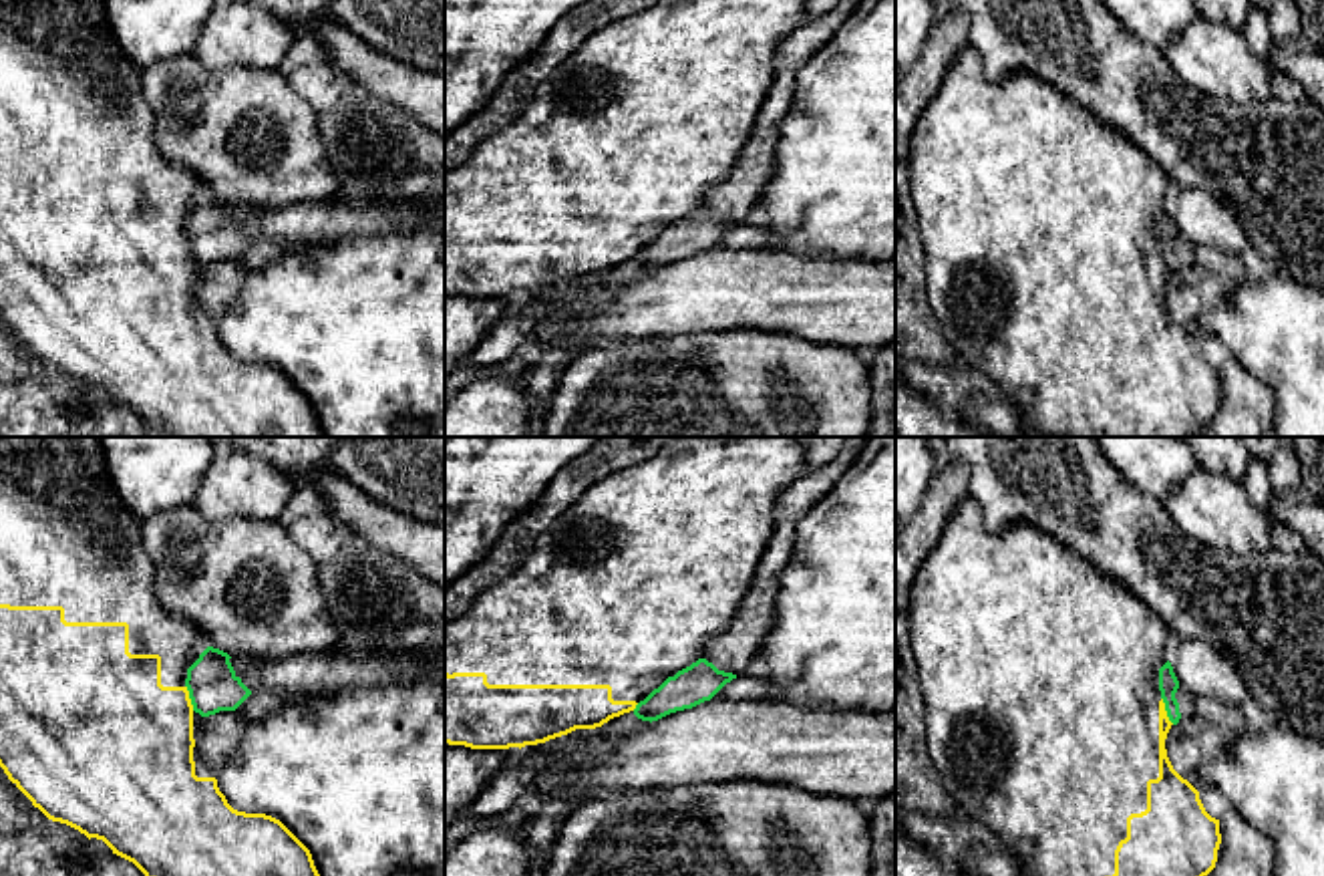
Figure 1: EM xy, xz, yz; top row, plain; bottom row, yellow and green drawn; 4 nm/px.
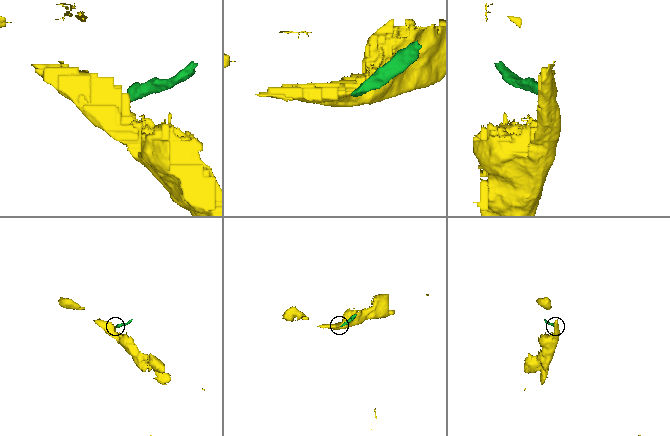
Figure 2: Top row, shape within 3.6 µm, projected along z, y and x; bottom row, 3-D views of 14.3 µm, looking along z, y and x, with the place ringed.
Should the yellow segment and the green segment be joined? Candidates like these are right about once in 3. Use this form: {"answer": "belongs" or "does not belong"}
{"answer": "does not belong"}

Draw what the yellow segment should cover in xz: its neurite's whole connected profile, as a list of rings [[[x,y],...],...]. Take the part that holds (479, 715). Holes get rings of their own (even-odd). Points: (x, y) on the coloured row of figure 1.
[[[676,437],[652,459],[602,477],[537,538],[517,572],[487,588],[455,620],[445,622],[445,743],[471,749],[521,749],[575,729],[602,727],[634,711],[668,677],[696,663],[702,646],[730,626],[773,538],[777,499],[805,473],[805,449],[793,437]]]

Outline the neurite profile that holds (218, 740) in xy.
[[[237,711],[209,715],[195,737],[195,749],[209,763],[221,765],[235,755],[247,725]]]

